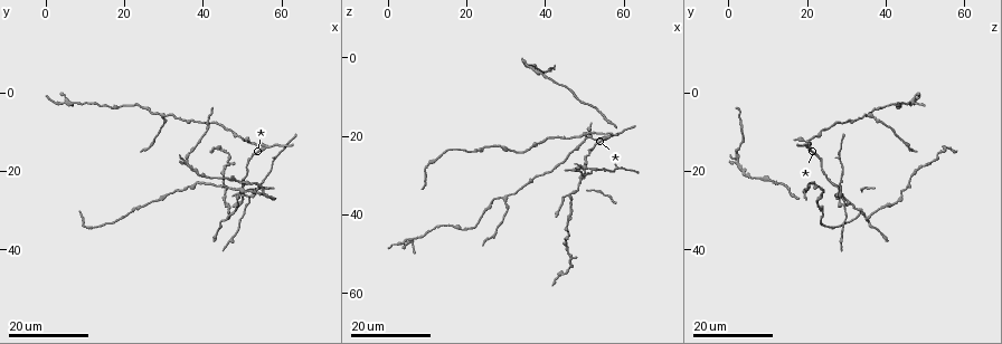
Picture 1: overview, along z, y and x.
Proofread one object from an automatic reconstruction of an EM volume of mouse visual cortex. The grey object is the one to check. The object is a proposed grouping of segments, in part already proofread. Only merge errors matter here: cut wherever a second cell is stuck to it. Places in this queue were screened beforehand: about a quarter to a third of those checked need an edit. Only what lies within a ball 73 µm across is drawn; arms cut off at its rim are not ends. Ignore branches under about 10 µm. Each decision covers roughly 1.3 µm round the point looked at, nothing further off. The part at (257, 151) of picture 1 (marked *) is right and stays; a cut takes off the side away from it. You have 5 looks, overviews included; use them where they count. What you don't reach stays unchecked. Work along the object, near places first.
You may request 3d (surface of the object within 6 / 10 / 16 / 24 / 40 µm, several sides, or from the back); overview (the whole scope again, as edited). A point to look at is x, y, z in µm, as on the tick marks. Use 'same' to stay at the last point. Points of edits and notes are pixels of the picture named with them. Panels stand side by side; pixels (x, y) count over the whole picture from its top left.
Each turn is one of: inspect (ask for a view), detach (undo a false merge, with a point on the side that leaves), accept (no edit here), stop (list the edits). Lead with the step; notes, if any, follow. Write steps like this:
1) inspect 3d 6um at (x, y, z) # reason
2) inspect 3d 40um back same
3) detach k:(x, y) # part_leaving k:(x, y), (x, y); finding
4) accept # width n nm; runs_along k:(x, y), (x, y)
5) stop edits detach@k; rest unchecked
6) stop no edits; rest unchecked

inspect 3d 16um at (46.5, 28.5, 39.5) # sudden change in width

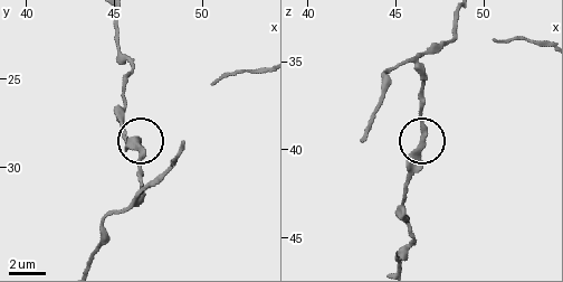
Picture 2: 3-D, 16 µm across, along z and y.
inspect 3d 10um at (46.7, 29.2, 39.0)

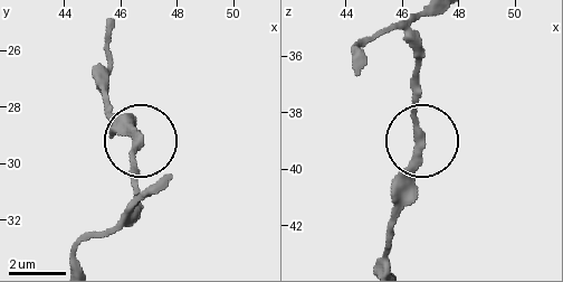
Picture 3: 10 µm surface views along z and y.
accept # runs_along 3:(416, 19), (408, 34), (422, 149), (395, 212); continuous, no second cell

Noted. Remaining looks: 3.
inspect 3d 24um at (22.0, 29.5, 23.5) # calibre changes

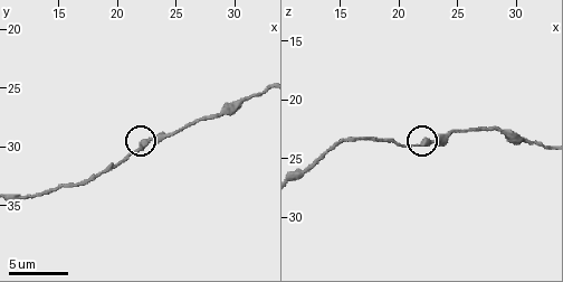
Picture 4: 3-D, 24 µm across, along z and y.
inspect 3d 6um at (22.2, 30.0, 23.6)

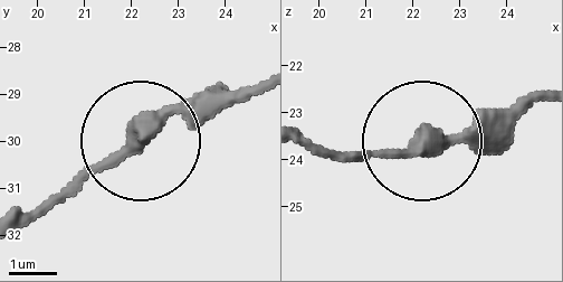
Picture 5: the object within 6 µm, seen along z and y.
accept # runs_along 5:(258, 81), (185, 104), (46, 213); one cell here

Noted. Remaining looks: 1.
stop no edits; rest unchecked

